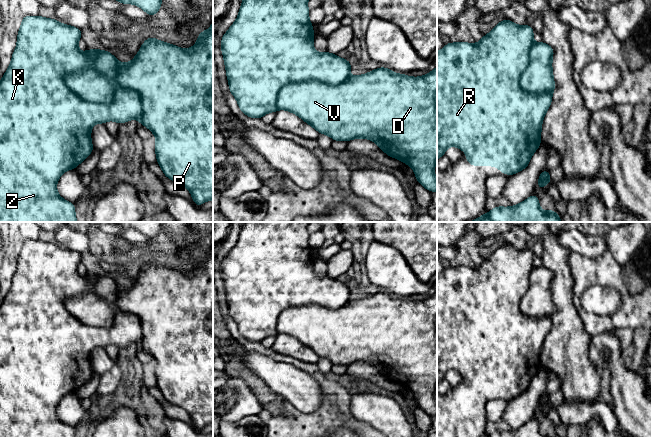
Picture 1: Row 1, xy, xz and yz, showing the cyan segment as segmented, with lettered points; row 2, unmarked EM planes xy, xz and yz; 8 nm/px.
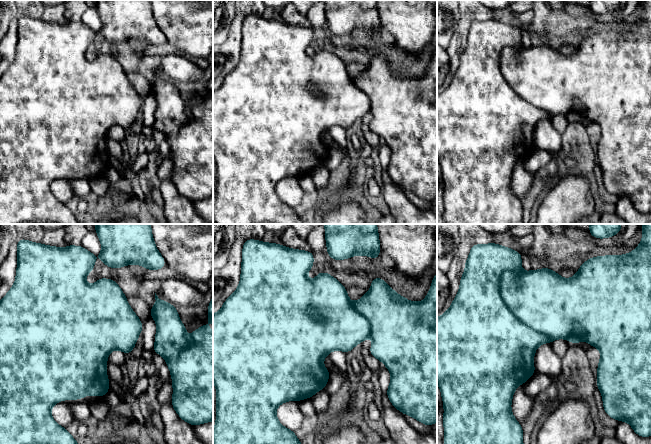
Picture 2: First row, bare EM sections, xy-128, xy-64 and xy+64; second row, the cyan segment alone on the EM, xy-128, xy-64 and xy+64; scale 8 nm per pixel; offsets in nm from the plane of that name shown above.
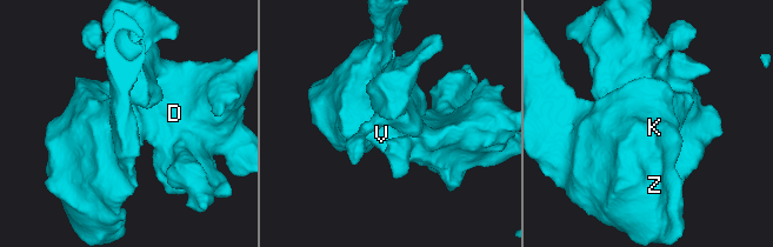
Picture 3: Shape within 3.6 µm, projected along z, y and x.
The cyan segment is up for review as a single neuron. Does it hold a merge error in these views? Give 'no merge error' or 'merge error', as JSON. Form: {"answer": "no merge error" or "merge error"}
{"answer": "no merge error"}

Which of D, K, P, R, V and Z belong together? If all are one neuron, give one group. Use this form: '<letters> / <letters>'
D K P R V Z

